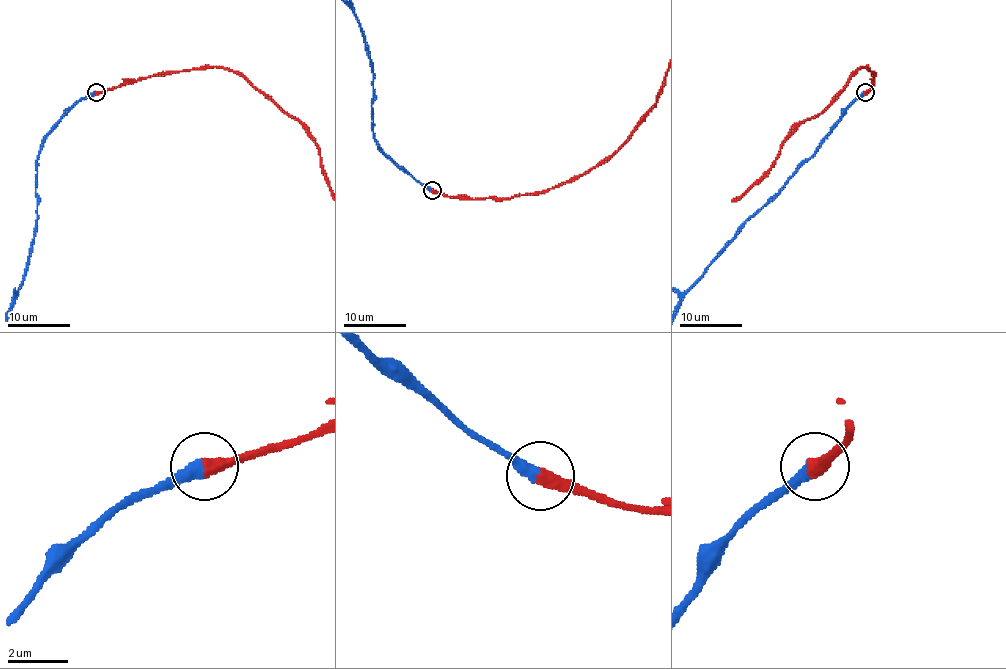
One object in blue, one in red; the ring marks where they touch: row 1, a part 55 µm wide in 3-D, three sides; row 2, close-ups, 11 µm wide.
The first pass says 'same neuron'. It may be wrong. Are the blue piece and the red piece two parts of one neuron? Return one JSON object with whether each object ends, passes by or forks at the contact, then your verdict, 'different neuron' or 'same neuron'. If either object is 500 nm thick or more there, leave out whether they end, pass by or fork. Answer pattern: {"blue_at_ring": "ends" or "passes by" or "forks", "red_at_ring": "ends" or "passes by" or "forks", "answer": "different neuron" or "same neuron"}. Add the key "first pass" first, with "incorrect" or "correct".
{"first pass": "correct", "blue_at_ring": "ends", "red_at_ring": "ends", "answer": "same neuron"}

